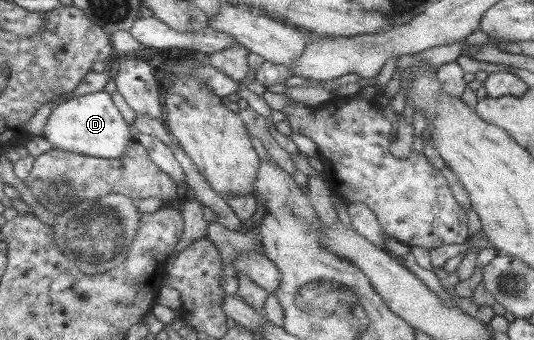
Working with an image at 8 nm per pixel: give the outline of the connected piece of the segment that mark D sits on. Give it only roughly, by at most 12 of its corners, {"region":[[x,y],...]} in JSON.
{"region":[[98,91],[58,104],[42,137],[54,149],[122,158],[135,137]]}

